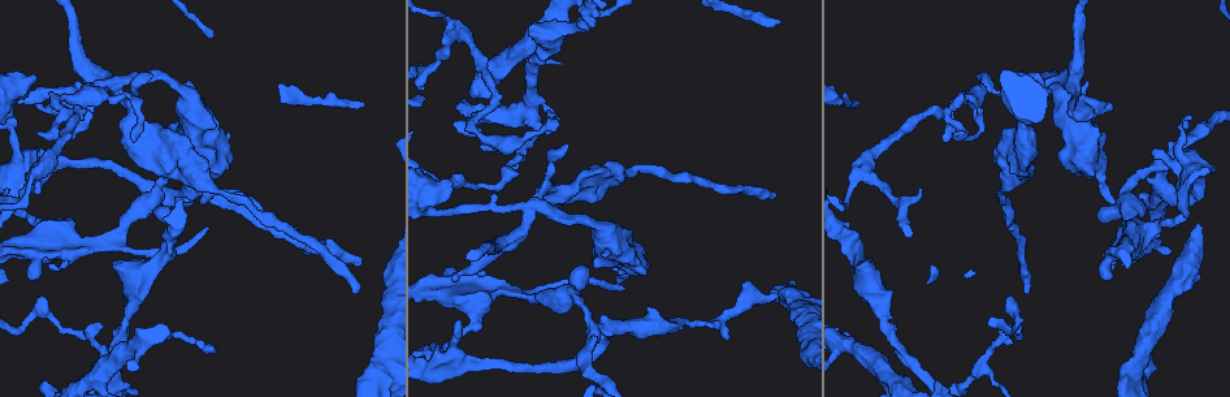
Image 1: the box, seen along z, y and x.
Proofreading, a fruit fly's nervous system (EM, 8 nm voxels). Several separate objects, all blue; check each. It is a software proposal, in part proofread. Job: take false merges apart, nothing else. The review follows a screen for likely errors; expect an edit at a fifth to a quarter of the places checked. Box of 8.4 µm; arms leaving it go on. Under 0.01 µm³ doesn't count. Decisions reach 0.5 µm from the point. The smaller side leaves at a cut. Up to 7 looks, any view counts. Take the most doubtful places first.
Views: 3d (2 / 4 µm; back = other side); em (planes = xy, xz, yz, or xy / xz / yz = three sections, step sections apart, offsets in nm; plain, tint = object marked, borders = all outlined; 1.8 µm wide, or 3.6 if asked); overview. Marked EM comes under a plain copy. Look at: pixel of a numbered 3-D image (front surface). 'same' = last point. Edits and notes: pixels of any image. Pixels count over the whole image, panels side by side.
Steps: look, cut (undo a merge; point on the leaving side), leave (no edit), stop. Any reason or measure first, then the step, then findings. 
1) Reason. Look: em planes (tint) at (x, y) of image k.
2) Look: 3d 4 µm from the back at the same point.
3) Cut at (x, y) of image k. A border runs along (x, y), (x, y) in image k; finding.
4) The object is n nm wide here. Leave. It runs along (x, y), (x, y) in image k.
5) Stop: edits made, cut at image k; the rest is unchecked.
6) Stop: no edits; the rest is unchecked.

Narrows sharply. Look: em yz step 8 (tint) at (16, 172) of image 1.

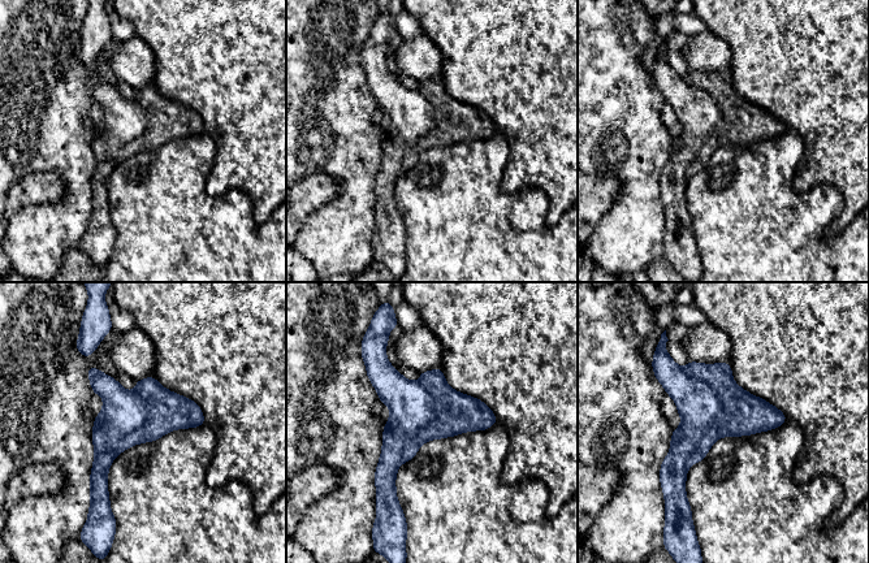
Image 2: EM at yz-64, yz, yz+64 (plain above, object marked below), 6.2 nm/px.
Look: em planes (borders) at the same point.

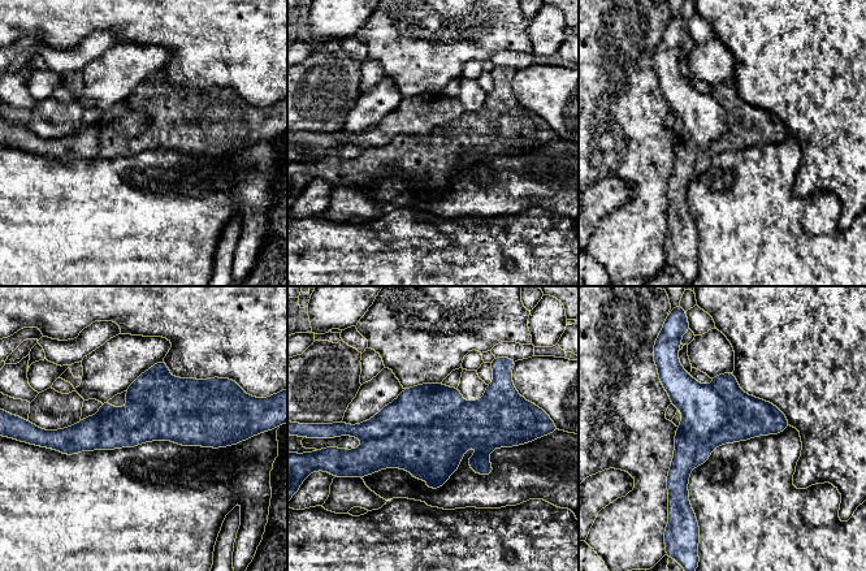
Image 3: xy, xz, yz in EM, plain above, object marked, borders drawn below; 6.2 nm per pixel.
Cut at (434, 453) of image 3. The part that leaves runs along (511, 425), (358, 451) in image 3; two neurons meet here.

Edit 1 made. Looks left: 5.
Arms part here. Look: 3d 4 µm at (534, 205) of image 1.

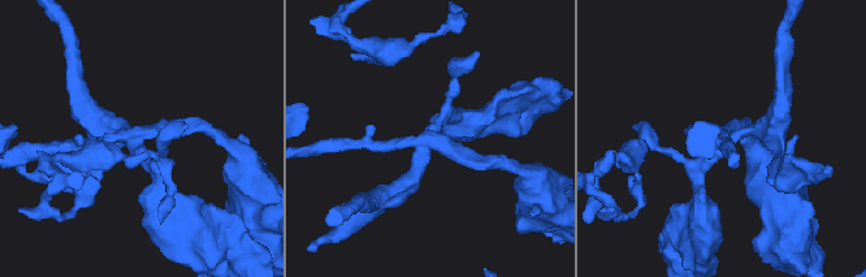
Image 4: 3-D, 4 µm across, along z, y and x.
4 arms meet here. Look: em yz step 4 (borders) at (136, 137) of image 4.

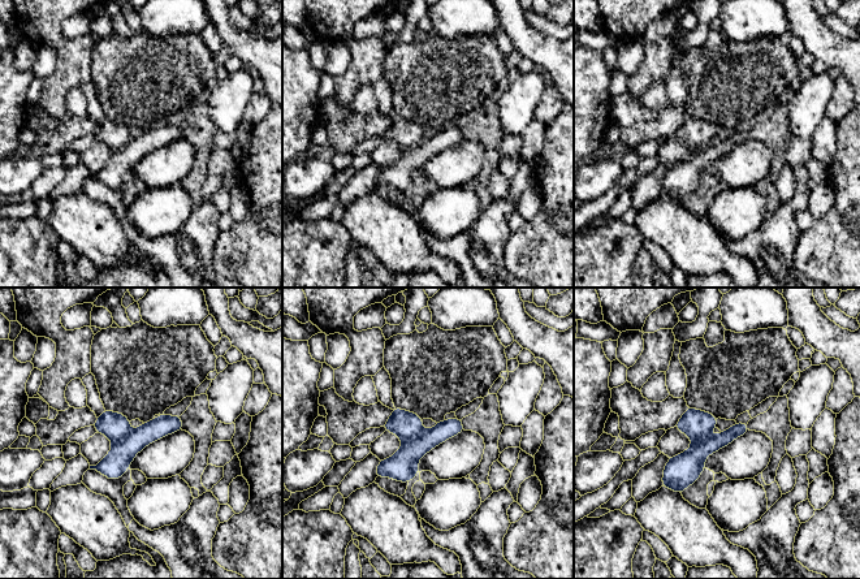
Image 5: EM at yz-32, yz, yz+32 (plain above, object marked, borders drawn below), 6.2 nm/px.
Cut at (402, 466) of image 5. The part that leaves runs along (744, 427), (704, 448), (665, 483) in image 5; a second neuron is stuck on.

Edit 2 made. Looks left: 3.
Look: em yz step 8 (borders) at (862, 173) of image 1.

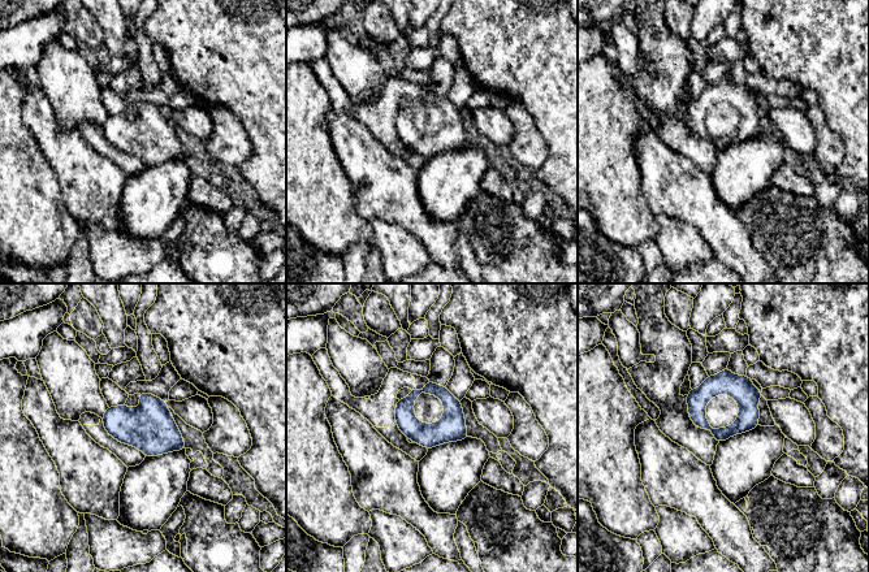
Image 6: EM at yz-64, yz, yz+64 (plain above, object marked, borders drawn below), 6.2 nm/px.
Look: em planes (borders) at the same point.

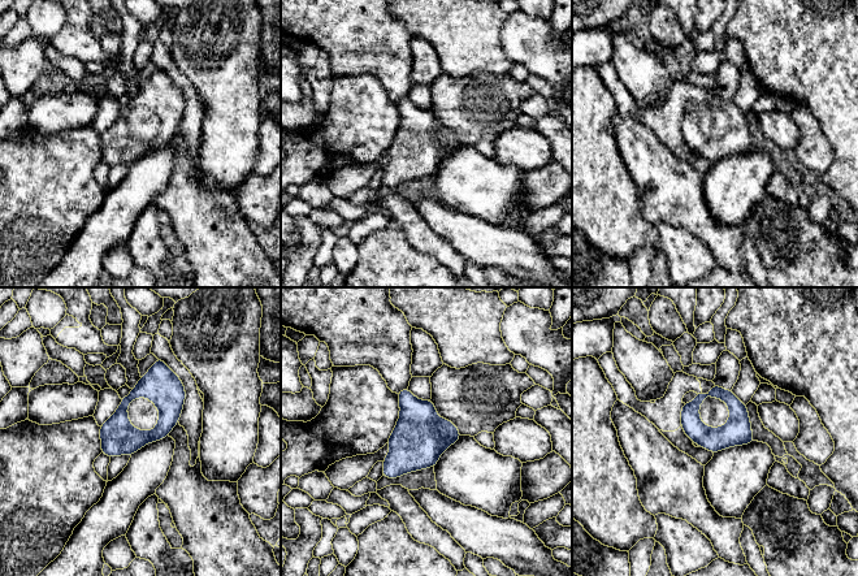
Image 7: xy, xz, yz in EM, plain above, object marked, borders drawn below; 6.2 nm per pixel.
Leave. It runs along (160, 363), (124, 405), (109, 453) in image 7; all the same neuron.

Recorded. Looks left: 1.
Stop: edits made, cut at image 3, cut at image 5; the rest is unchecked.

